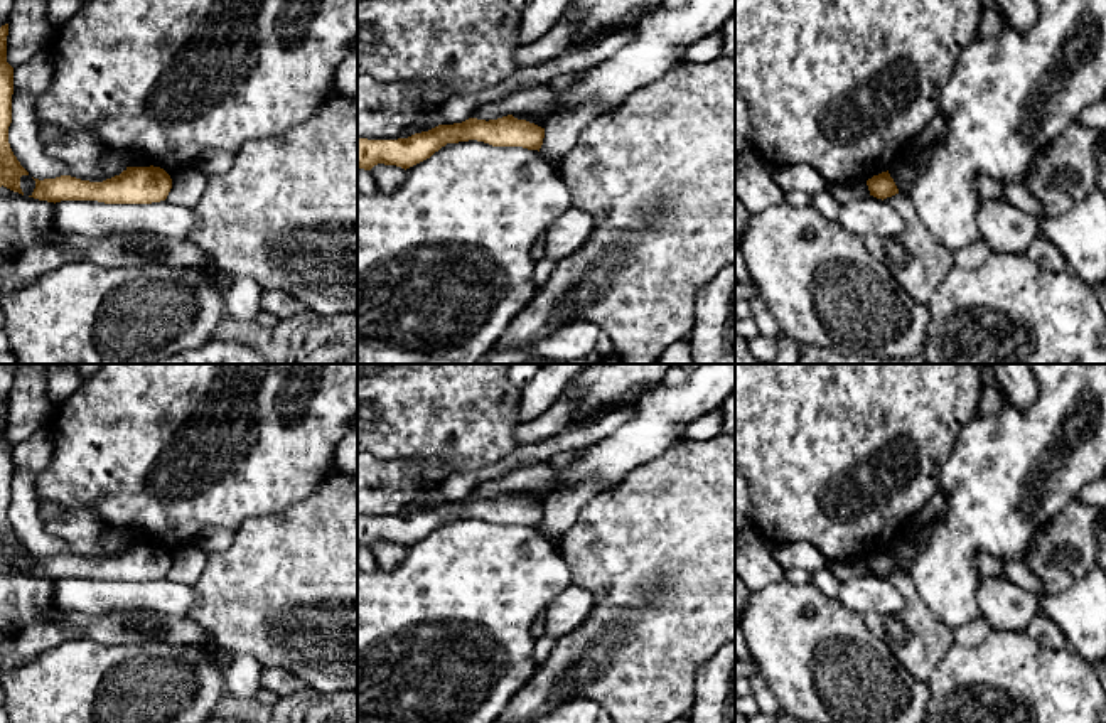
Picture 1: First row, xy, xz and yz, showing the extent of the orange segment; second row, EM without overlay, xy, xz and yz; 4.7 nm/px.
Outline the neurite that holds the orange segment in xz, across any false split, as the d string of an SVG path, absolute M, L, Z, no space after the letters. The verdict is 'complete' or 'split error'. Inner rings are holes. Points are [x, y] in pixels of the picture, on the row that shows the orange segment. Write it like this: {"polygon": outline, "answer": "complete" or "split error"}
{"polygon": "M513 115L497 120L469 118L462 123L438 125L428 131L398 140L368 140L357 137L357 169L371 170L378 163L410 169L438 152L447 143L477 140L492 147L523 147L538 150L545 128Z", "answer": "complete"}

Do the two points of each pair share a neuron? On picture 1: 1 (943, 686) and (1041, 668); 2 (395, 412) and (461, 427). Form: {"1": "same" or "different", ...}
{"1": "same", "2": "same"}

